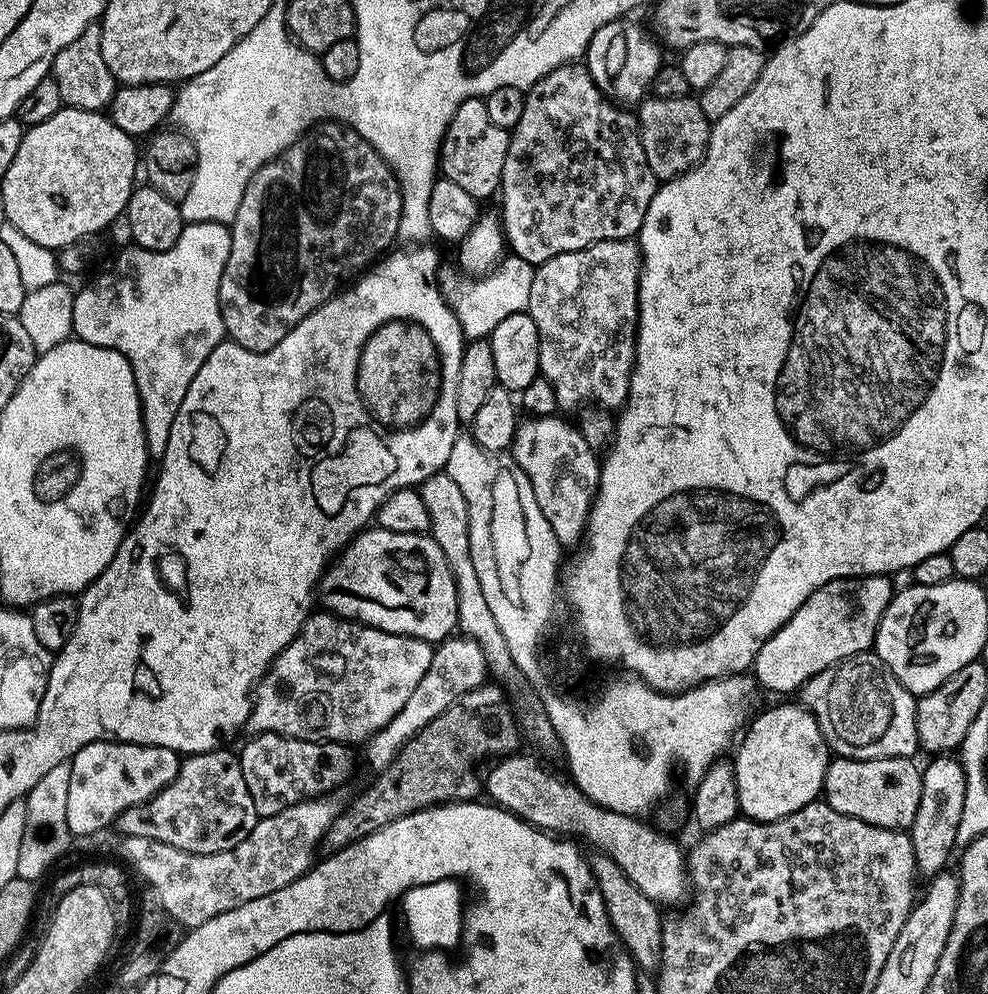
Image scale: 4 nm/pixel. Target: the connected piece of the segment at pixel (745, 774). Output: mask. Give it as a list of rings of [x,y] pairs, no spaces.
[[[799,703],[768,708],[754,720],[734,755],[740,811],[749,820],[786,818],[823,793],[830,749],[818,722]]]

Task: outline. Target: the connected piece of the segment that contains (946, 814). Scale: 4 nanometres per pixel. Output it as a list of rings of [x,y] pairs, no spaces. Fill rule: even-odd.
[[[940,754],[922,768],[922,798],[918,798],[918,814],[910,829],[916,870],[921,877],[931,878],[949,867],[952,847],[958,844],[958,822],[966,802],[966,774],[959,759]]]

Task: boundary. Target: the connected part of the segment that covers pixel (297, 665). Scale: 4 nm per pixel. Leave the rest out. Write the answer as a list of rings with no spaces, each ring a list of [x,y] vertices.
[[[327,610],[313,611],[300,632],[284,647],[268,672],[258,681],[252,698],[252,713],[246,728],[249,733],[273,732],[299,740],[321,742],[367,742],[376,732],[381,732],[406,706],[410,694],[430,670],[433,645],[413,636],[394,634],[371,628],[358,620],[346,620]]]

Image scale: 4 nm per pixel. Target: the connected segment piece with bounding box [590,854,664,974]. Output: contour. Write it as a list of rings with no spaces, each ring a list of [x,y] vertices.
[[[601,854],[591,857],[590,867],[592,876],[596,880],[598,890],[604,899],[606,914],[610,918],[612,928],[618,934],[618,938],[624,943],[624,949],[632,955],[632,962],[641,973],[655,973],[660,967],[660,955],[662,954],[662,930],[664,923],[661,909],[626,878],[626,874],[608,856]]]

